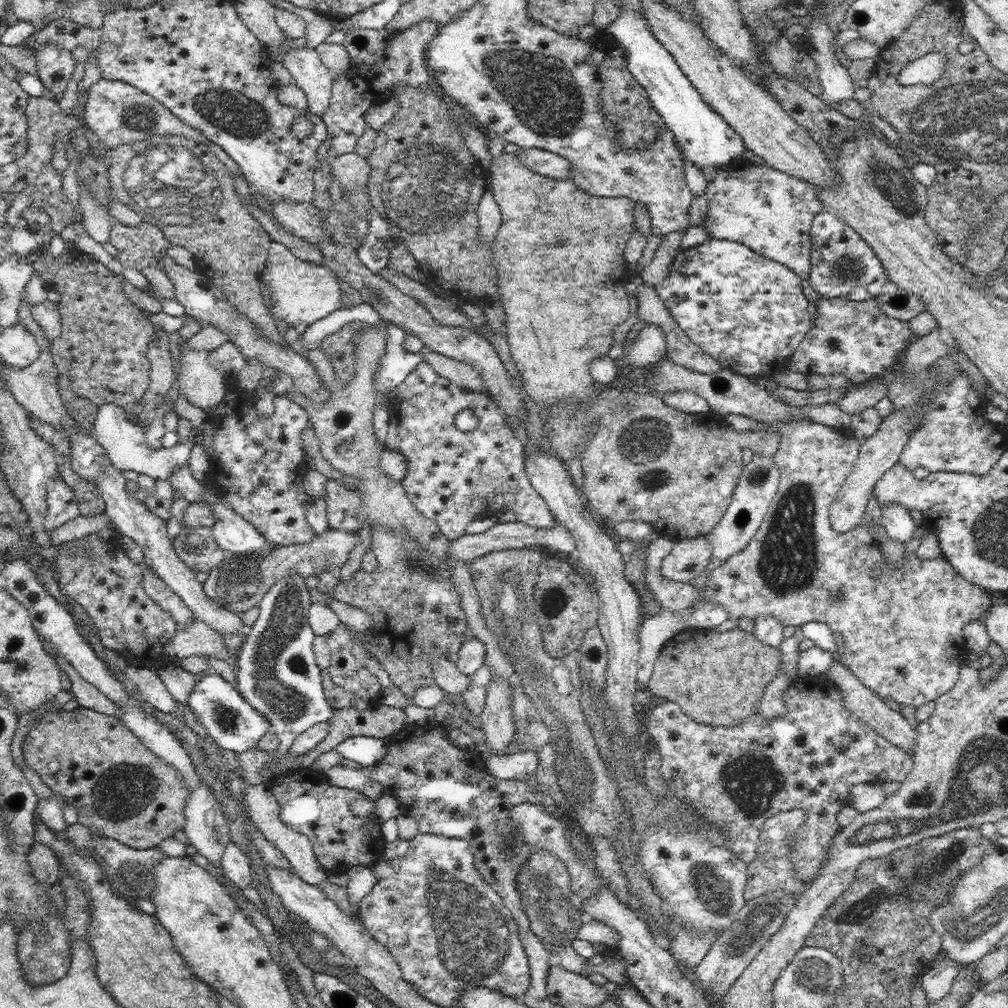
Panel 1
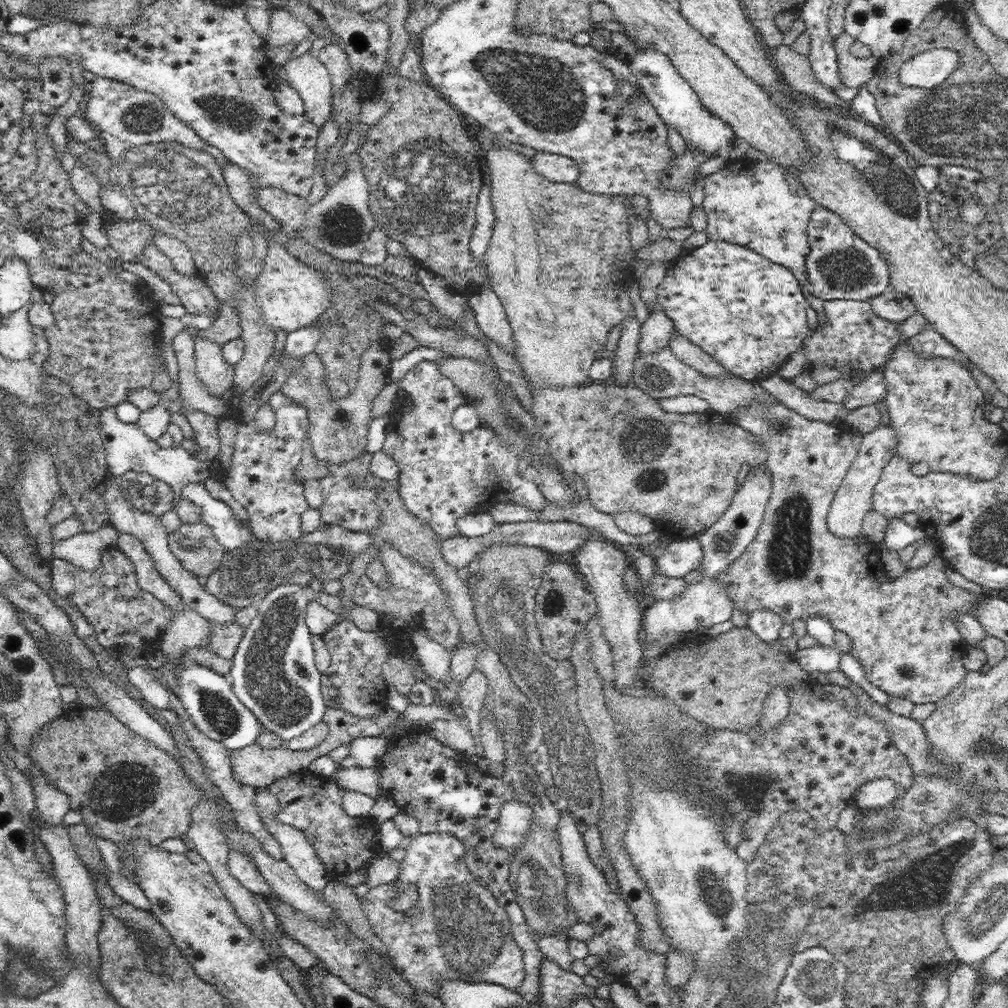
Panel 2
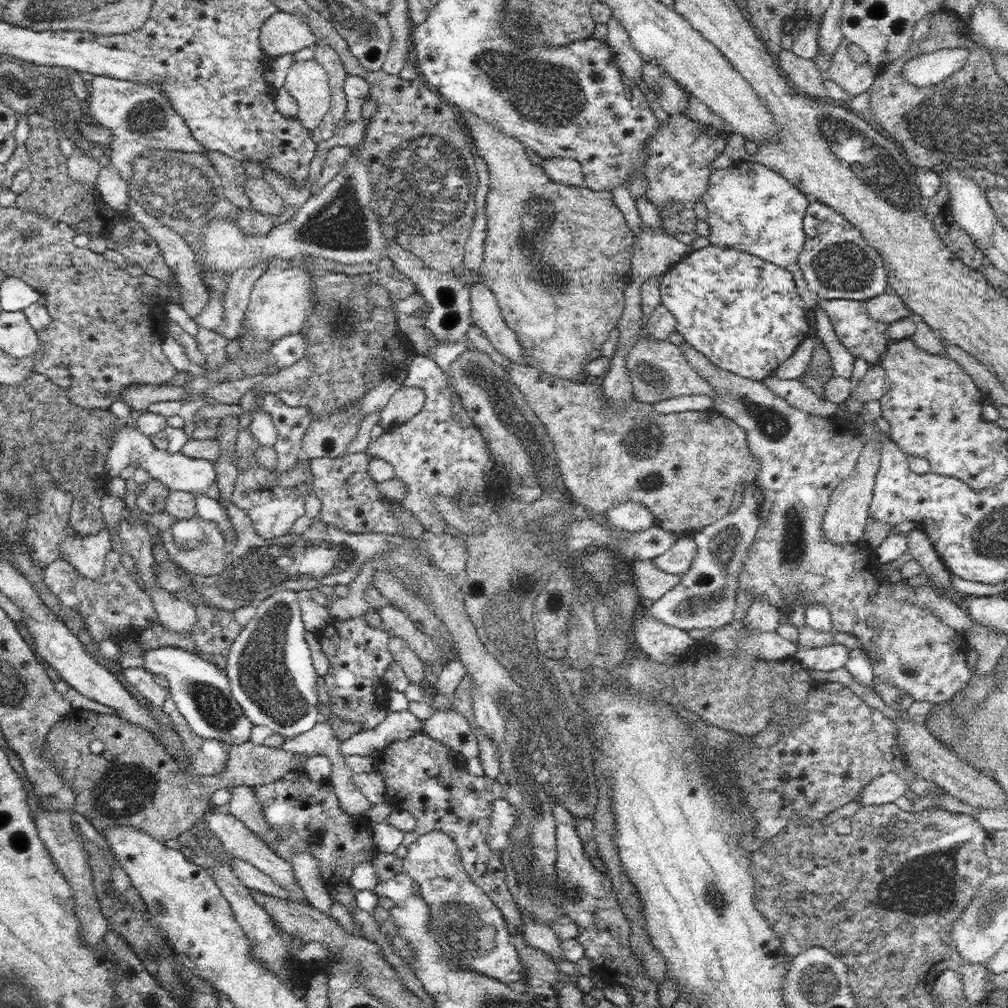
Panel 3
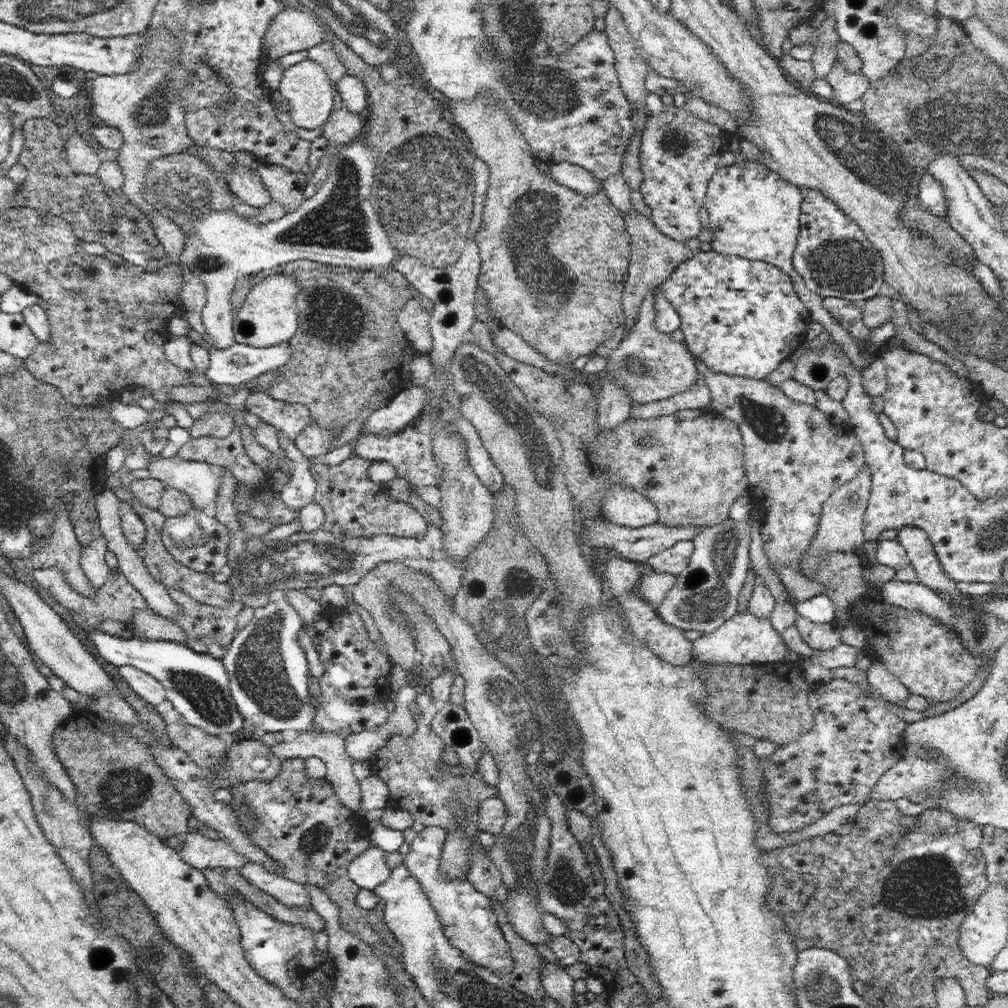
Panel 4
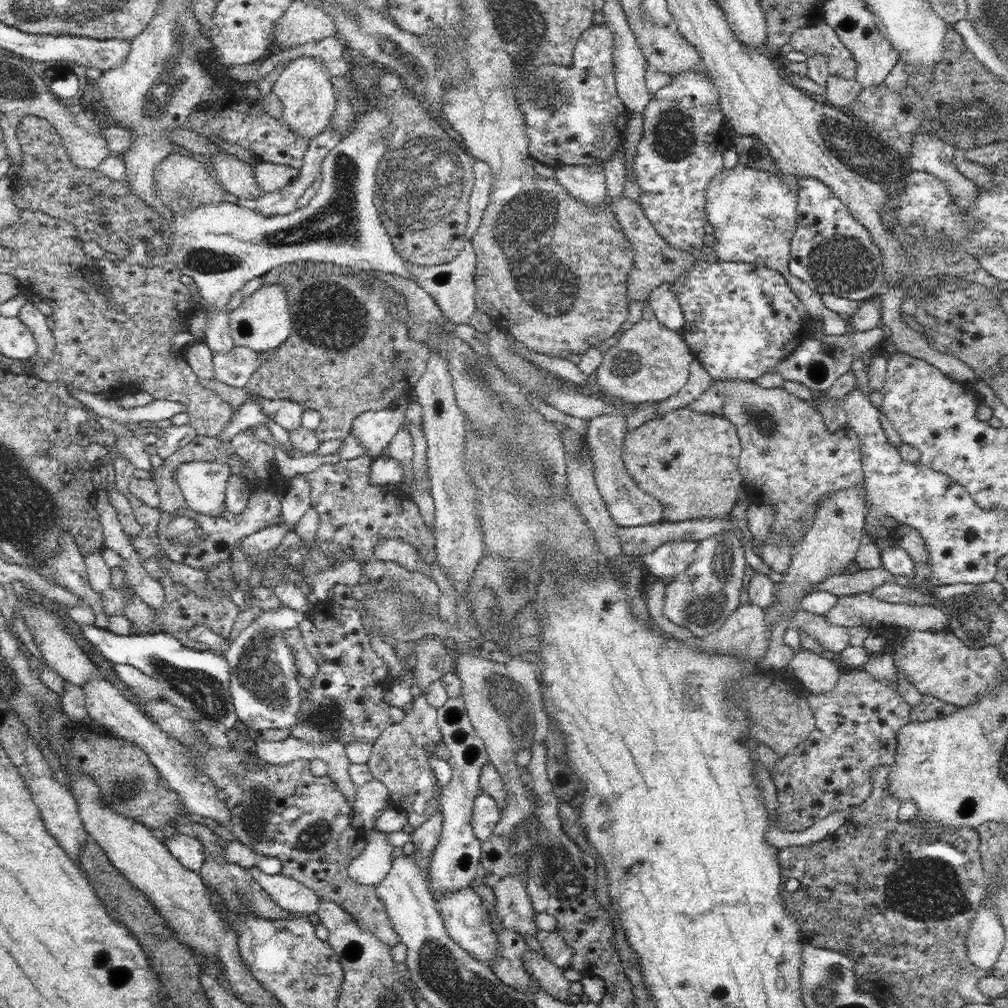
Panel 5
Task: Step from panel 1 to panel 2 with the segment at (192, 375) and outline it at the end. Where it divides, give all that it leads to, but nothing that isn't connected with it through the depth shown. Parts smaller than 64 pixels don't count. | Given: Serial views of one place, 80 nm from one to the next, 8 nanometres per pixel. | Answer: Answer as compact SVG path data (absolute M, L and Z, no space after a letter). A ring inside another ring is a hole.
M202 338L199 346L194 348L193 374L200 380L204 389L208 389L209 396L221 398L225 390L234 386L235 366L222 357L222 345L215 344L208 338Z

